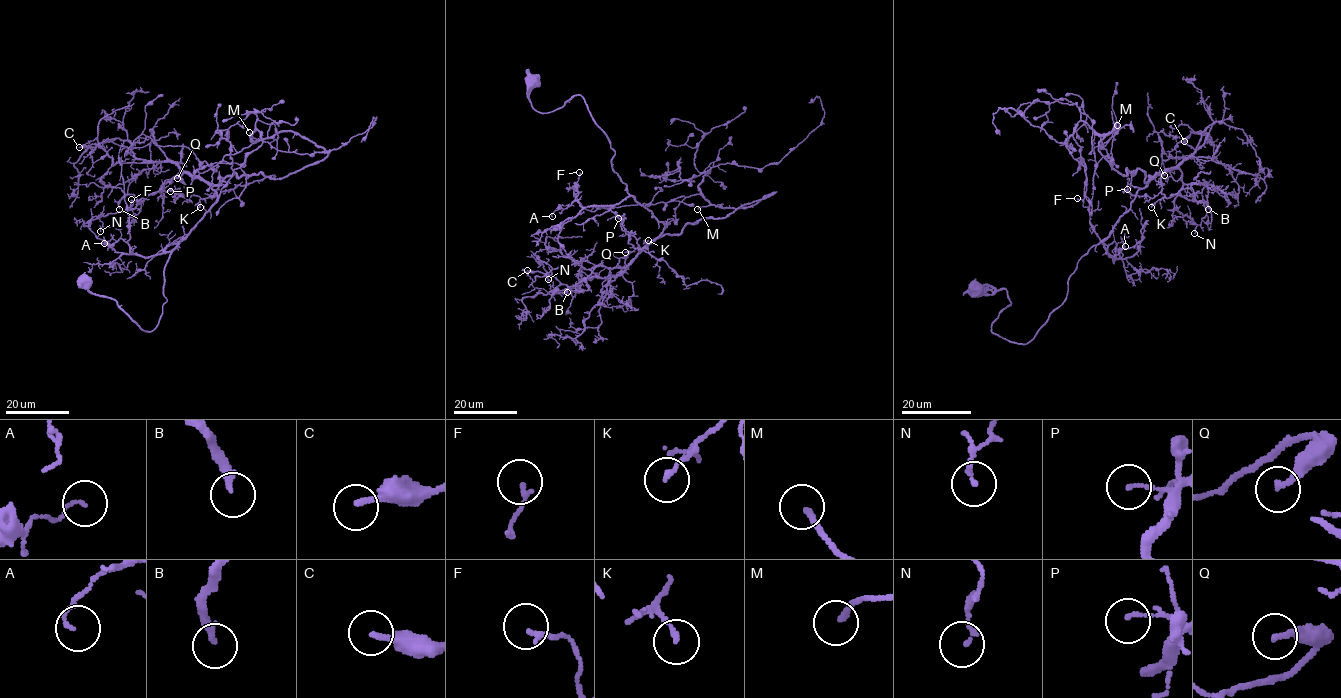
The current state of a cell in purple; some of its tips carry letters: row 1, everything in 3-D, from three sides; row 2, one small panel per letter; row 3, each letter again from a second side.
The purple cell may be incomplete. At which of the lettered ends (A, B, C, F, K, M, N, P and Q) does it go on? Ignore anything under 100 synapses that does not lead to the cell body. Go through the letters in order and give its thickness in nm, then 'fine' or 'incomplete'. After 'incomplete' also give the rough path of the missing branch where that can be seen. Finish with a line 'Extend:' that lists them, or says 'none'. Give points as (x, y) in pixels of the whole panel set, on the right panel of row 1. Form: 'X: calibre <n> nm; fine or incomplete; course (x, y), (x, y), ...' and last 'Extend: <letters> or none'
A: calibre 90 nm; fine
B: calibre 280 nm; fine
C: calibre 200 nm; fine
F: calibre 150 nm; fine
K: calibre 130 nm; fine
M: calibre 180 nm; fine
N: calibre 150 nm; fine
P: calibre 120 nm; fine
Q: calibre 240 nm; fine
Extend: none

